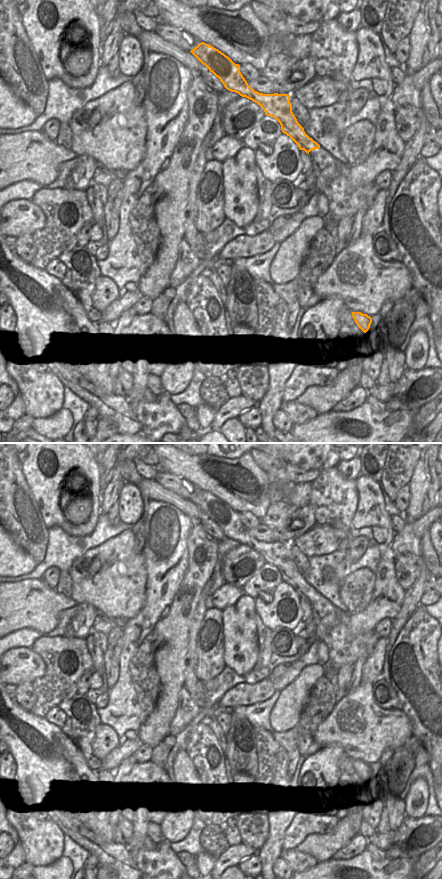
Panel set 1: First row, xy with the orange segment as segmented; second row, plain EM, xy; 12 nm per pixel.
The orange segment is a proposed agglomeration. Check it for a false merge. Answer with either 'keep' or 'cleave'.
cleave

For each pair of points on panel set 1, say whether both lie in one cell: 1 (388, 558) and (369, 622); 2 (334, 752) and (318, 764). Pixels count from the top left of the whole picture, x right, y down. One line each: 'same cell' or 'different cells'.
1: same cell
2: same cell

